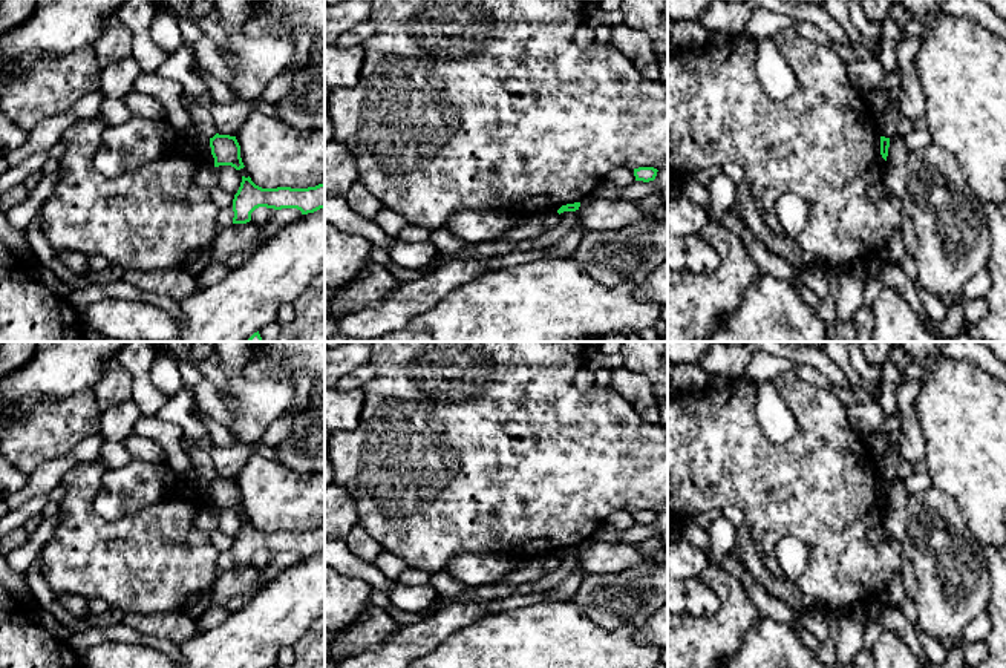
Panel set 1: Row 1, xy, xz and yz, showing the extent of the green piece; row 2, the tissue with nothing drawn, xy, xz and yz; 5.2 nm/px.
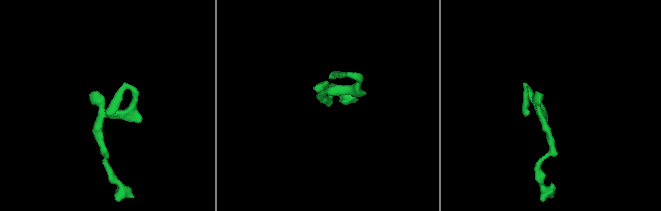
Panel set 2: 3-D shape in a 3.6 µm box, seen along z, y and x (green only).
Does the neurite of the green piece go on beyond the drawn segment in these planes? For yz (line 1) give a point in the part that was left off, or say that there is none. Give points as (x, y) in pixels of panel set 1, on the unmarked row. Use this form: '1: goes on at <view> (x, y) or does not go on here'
1: does not go on here

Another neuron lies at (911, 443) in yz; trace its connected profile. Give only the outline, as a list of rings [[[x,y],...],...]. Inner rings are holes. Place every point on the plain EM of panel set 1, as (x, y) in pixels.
[[[900,380],[896,389],[897,411],[900,412],[900,444],[902,458],[916,464],[923,458],[923,431],[916,412],[916,400],[920,394],[922,381]]]

